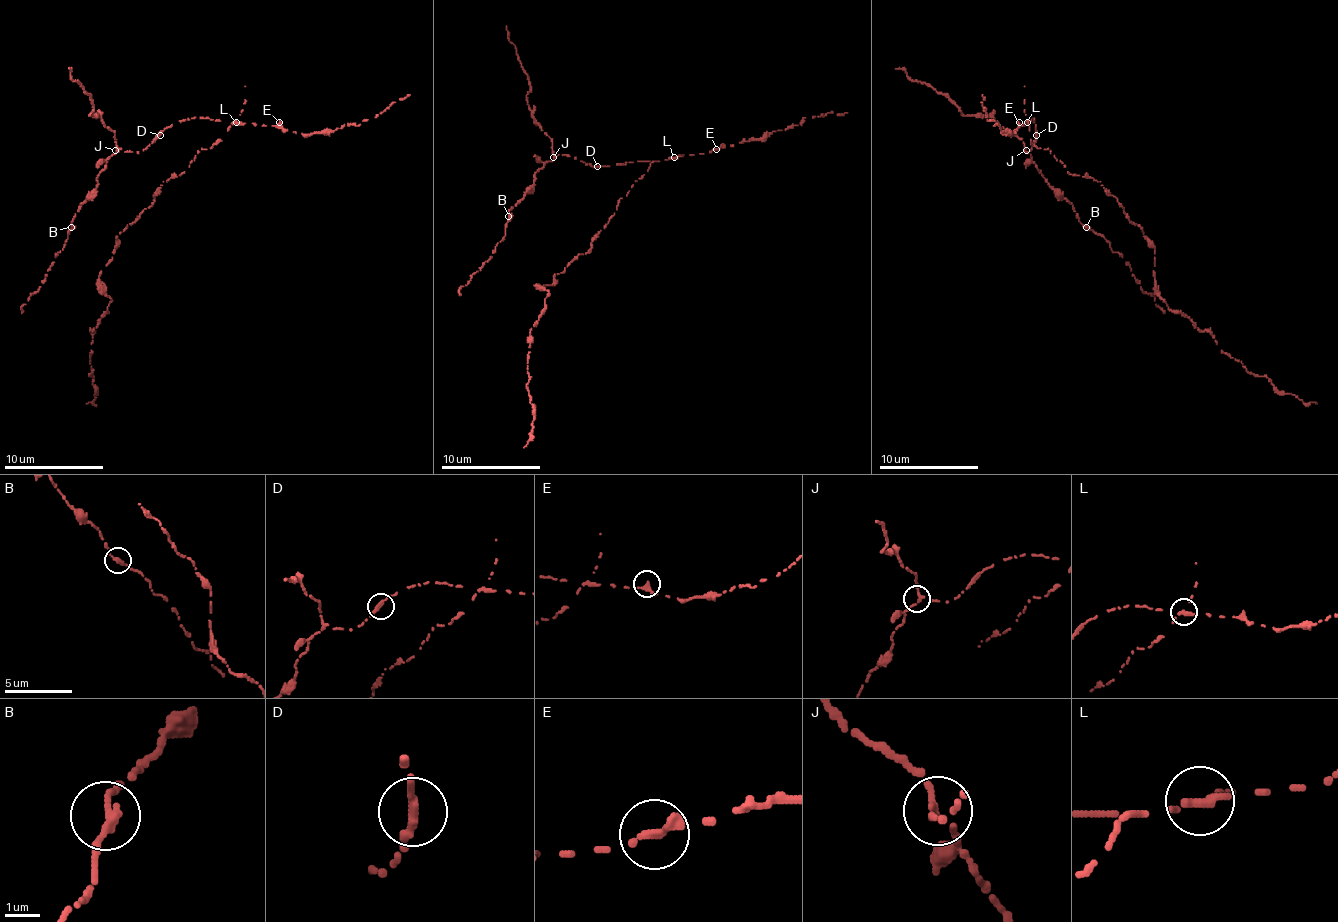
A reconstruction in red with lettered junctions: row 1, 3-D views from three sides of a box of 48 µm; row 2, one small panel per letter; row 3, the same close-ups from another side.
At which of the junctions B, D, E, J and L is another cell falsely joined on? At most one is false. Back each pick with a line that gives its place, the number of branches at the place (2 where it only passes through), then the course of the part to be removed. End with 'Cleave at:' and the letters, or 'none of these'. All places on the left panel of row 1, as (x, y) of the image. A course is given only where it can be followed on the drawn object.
L: place (236, 122); branches 1; course (237, 122), (197, 152), (182, 175), (162, 182), (100, 271), (110, 303), (93, 328), (95, 400), (85, 403)
Cleave at: L

